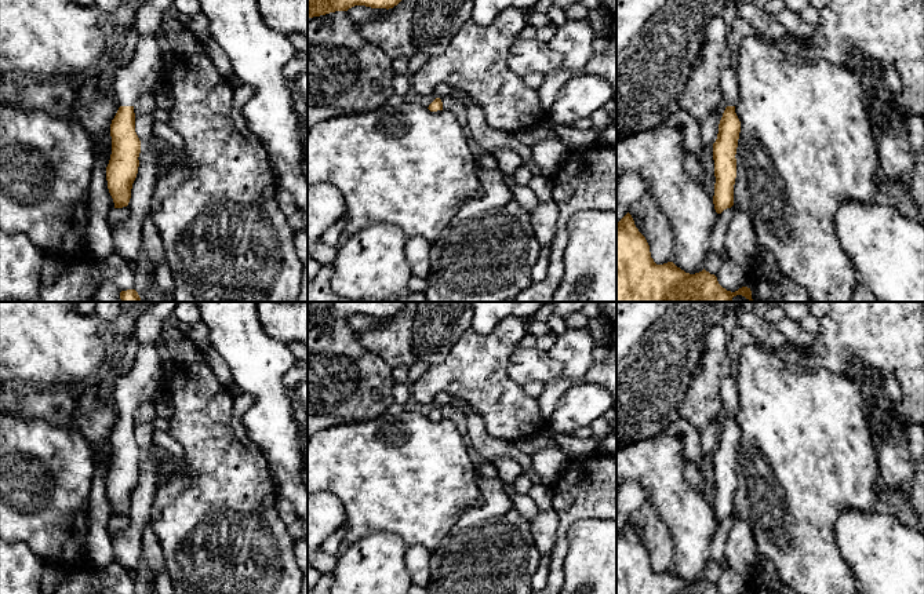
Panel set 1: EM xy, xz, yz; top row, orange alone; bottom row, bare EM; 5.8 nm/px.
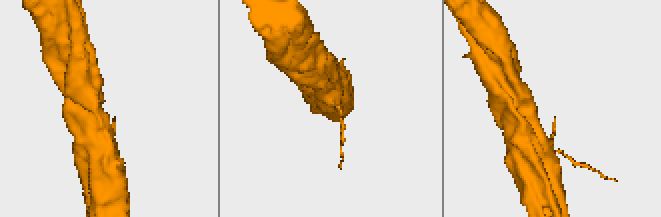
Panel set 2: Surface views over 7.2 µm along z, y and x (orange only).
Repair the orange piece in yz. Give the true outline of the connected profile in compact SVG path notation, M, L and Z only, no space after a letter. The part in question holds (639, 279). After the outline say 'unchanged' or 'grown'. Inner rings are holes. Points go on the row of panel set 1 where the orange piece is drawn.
M632 215L616 222L616 302L731 302L736 295L753 300L750 288L727 291L705 269L690 274L673 262L656 265Z | unchanged

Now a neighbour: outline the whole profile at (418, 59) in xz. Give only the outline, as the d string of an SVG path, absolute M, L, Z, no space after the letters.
M415 54L412 58L408 61L408 74L412 76L416 73L426 62L429 57L425 54Z

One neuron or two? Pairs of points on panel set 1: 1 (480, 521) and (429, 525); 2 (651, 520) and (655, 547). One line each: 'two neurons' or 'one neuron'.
1: two neurons
2: one neuron

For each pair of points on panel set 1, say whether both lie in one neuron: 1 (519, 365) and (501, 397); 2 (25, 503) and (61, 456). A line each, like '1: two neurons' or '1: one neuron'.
1: two neurons
2: one neuron

